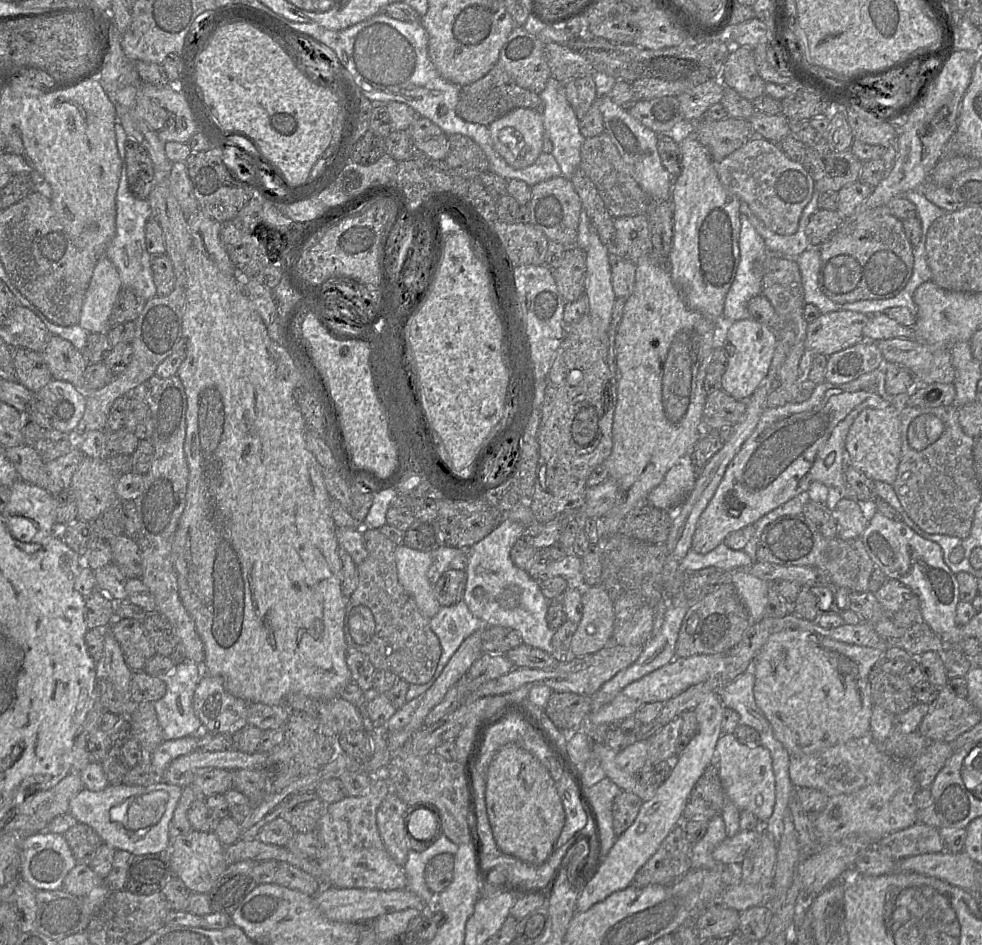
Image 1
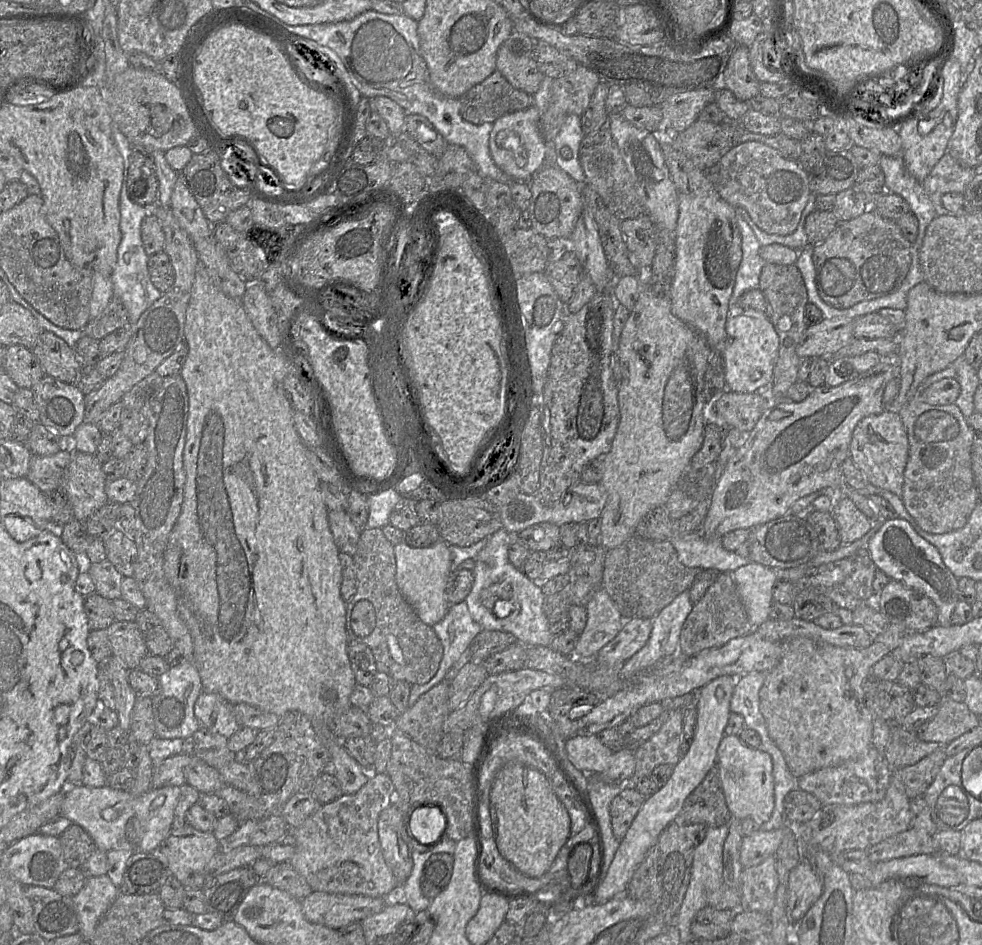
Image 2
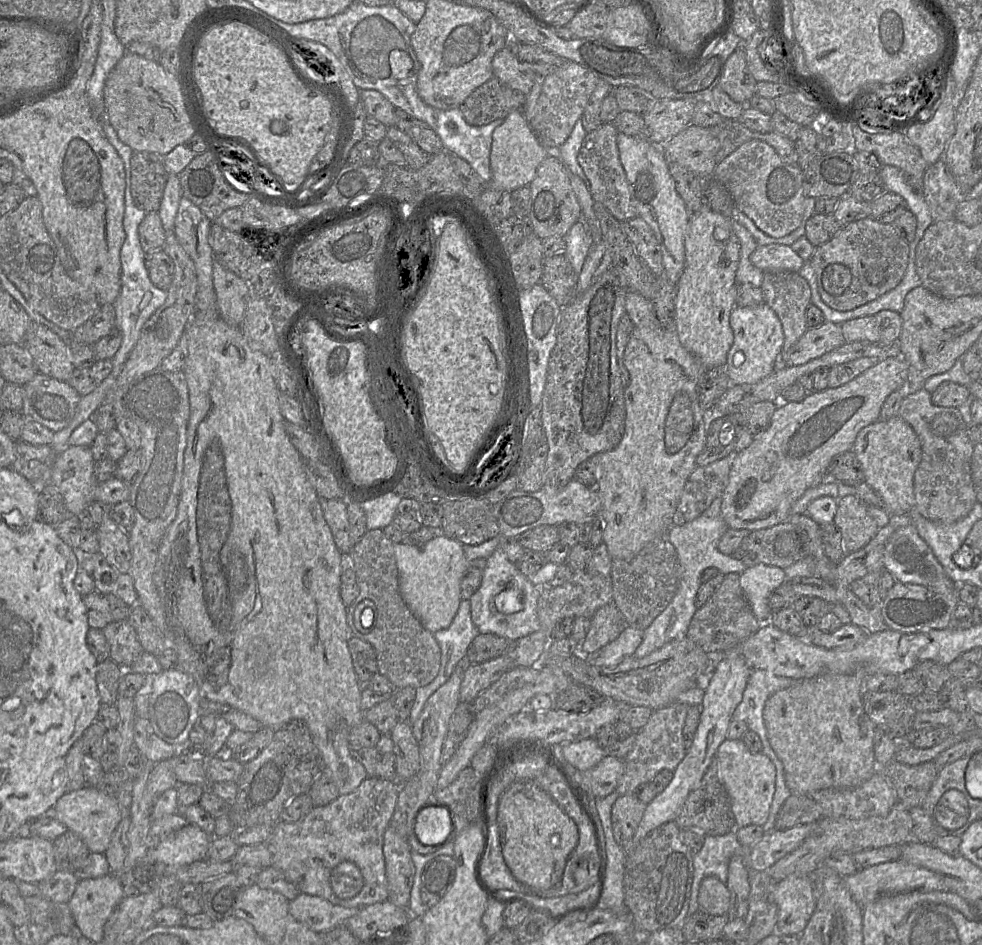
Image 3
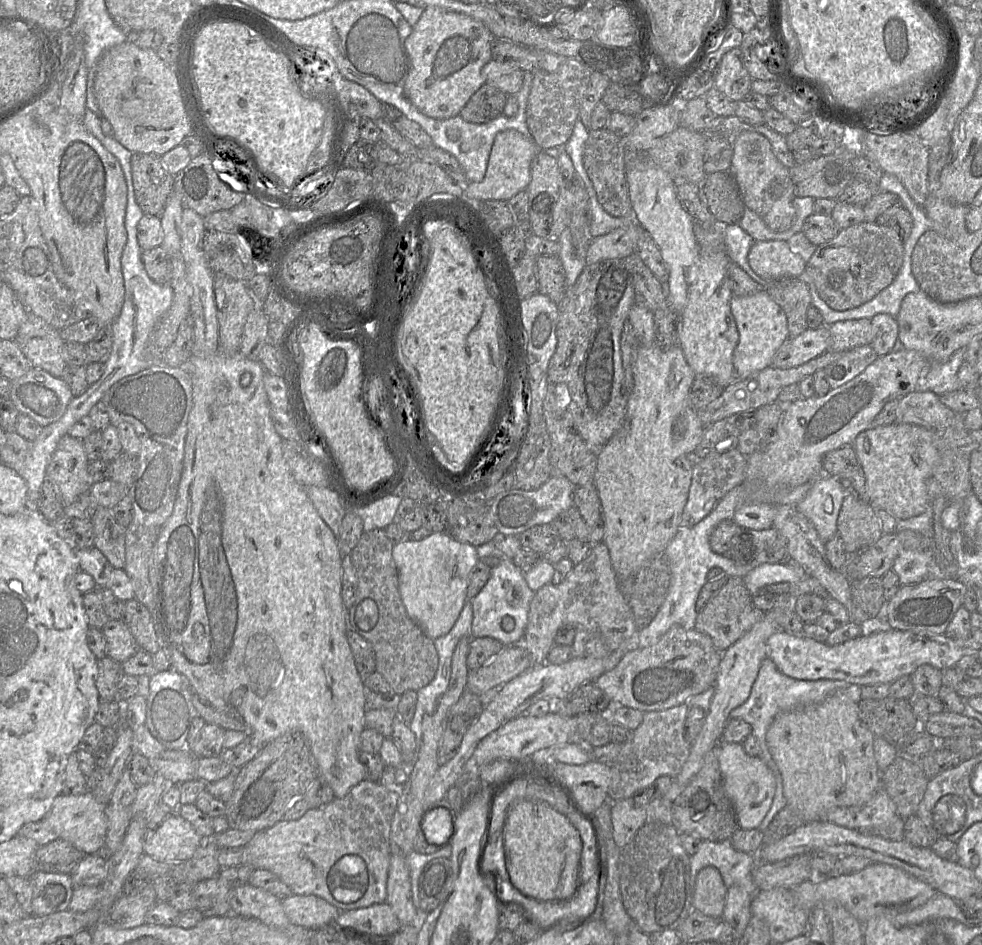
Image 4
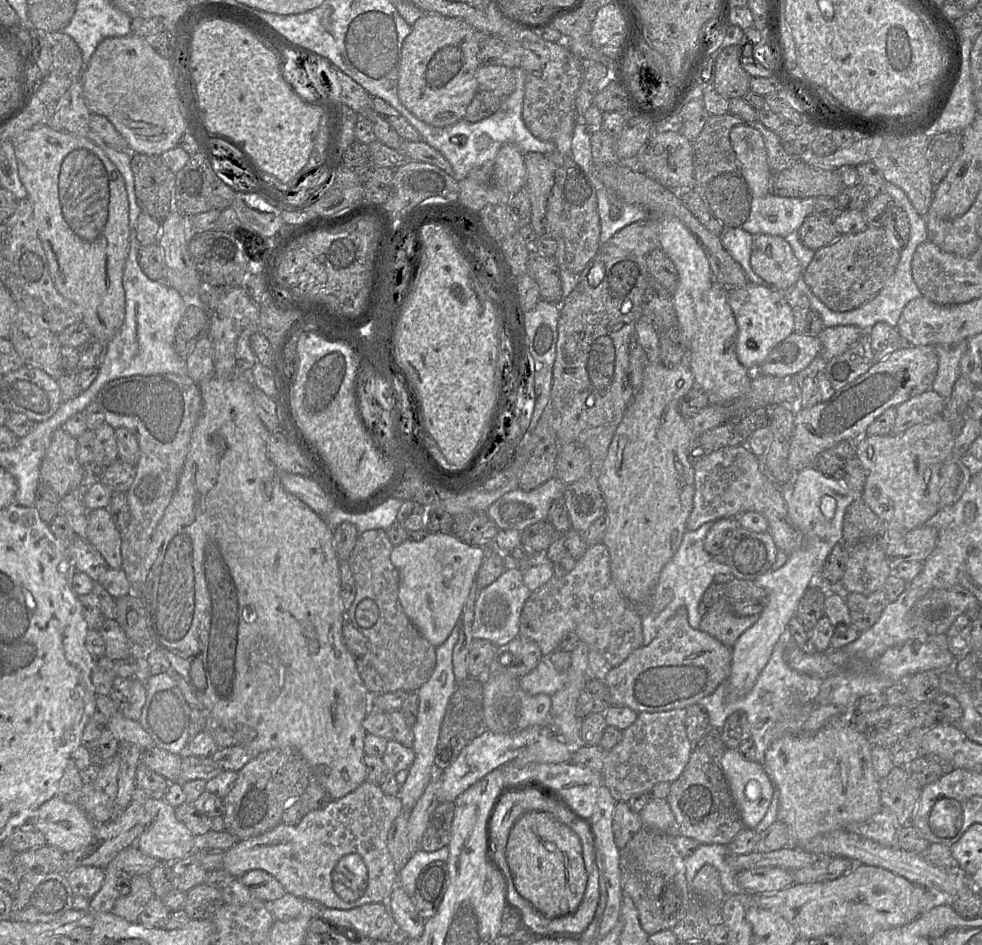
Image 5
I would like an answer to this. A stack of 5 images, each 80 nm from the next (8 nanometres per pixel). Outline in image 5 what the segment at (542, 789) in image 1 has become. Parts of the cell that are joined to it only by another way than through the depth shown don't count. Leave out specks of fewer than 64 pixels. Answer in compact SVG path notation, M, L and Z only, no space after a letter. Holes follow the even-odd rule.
M530 812L512 827L506 858L517 892L548 919L574 912L582 902L588 874L578 835L546 812Z

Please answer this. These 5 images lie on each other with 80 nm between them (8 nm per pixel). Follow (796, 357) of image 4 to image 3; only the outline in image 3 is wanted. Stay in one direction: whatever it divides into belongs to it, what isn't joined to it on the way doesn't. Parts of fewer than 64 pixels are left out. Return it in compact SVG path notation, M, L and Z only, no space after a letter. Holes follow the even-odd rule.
M825 321L820 326L808 328L787 352L787 366L806 364L846 343L841 326Z

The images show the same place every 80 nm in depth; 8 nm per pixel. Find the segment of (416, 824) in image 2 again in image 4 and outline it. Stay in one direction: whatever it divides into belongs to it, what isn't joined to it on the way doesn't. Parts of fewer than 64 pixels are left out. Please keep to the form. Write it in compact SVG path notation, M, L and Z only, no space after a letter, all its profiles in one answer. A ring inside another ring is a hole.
M440 806L428 809L422 818L420 829L428 843L446 844L454 834L454 811Z

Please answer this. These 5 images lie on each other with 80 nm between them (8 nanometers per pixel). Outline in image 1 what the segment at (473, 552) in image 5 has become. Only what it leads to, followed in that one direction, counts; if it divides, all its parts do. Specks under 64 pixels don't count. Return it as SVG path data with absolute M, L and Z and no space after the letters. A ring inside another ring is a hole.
M405 544L397 545L396 565L399 581L414 599L422 614L430 619L438 613L441 607L427 577L431 564L431 552L418 551Z

